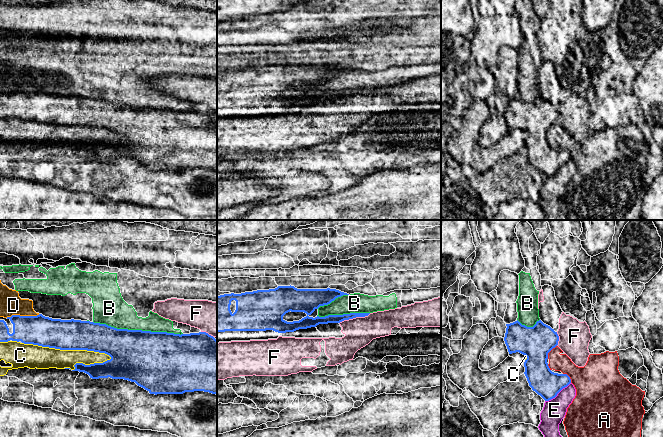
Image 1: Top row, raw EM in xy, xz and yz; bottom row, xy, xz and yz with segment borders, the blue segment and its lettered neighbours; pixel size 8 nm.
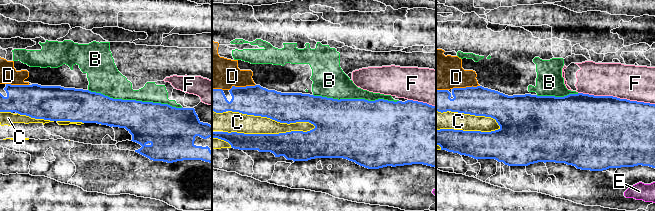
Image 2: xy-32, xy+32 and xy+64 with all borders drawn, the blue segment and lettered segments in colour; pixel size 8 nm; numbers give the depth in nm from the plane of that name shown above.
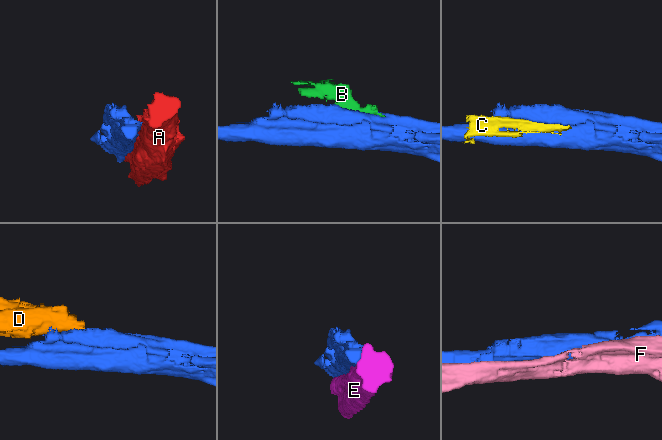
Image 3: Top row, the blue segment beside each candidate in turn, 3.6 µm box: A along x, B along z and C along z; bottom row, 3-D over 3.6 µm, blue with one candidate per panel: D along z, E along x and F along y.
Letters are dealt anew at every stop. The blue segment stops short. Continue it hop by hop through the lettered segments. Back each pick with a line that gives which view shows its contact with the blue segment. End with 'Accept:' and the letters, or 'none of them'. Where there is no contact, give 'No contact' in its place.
Accept: none of them

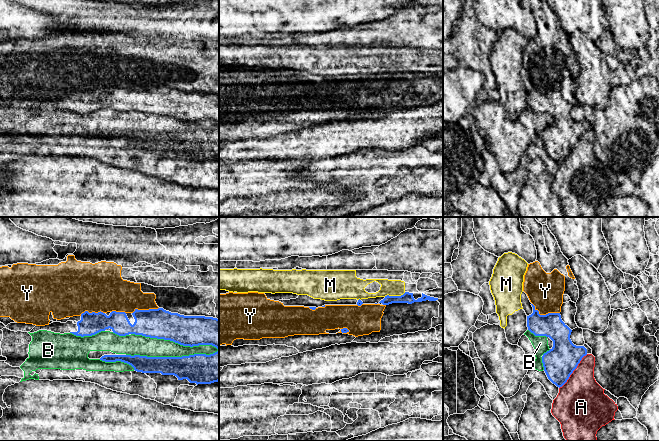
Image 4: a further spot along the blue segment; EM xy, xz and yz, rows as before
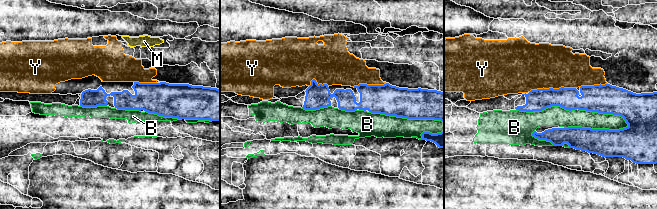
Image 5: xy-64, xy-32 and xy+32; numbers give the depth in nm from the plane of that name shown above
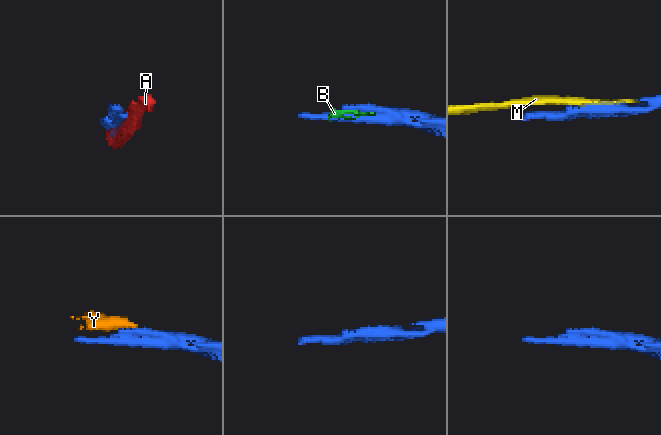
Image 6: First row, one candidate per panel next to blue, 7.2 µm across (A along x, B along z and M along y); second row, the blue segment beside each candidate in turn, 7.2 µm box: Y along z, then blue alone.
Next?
Accept: none of them

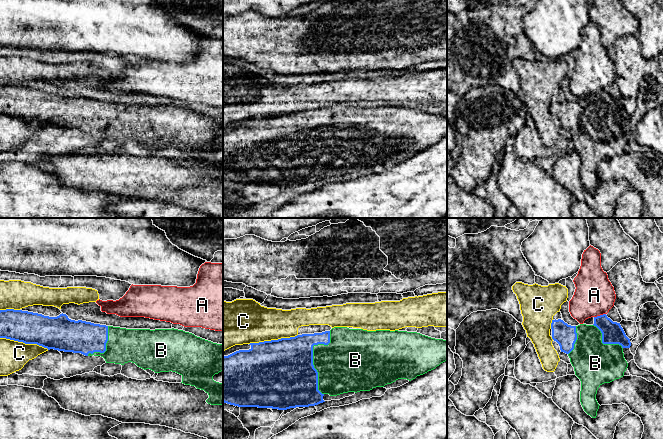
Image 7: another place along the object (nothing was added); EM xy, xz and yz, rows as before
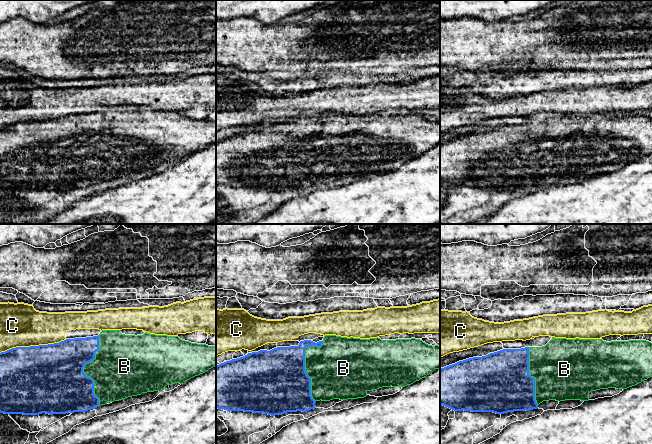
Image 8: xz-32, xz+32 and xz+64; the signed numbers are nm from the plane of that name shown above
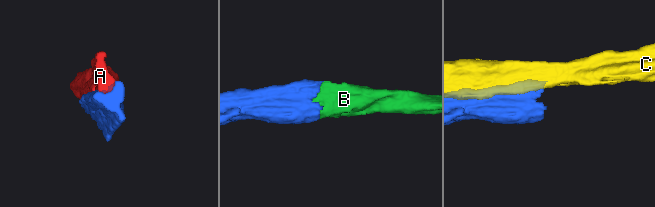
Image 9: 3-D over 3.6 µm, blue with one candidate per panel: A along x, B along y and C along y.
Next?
B: Touches blue in xz
Accept: B

